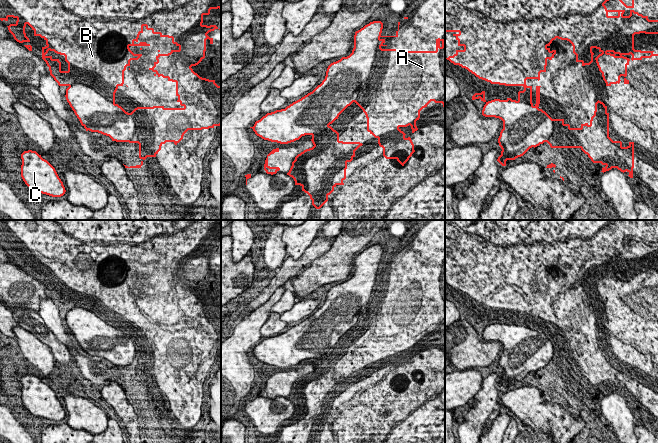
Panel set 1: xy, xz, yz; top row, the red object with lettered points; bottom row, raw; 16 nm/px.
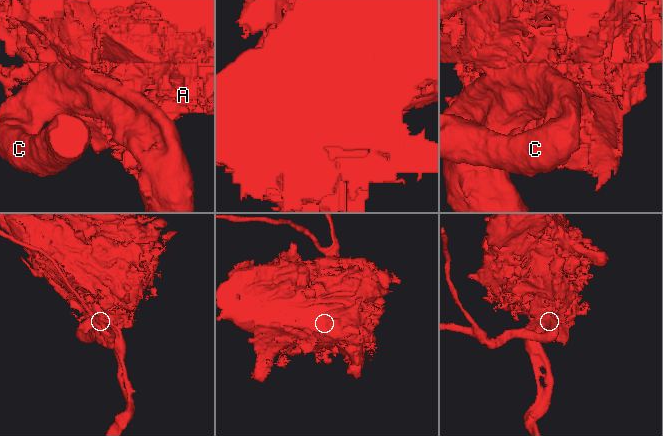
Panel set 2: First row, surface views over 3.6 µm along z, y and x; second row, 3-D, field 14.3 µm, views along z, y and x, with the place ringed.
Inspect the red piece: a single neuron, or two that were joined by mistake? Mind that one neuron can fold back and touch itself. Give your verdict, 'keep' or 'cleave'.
cleave

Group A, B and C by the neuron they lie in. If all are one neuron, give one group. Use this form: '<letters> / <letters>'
A B / C

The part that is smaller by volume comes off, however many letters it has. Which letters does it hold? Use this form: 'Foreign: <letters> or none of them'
Foreign: C

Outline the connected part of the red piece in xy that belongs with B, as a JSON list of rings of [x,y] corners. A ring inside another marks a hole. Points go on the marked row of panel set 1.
[[[0,0],[0,20],[8,21],[9,17],[16,18],[15,24],[10,24],[9,32],[14,39],[19,42],[30,42],[26,36],[25,27],[28,24],[34,31],[34,36],[40,36],[46,41],[46,46],[42,47],[42,59],[49,67],[50,75],[59,86],[71,86],[79,83],[93,88],[107,100],[115,103],[115,93],[119,86],[124,84],[124,71],[130,66],[131,60],[138,60],[142,54],[134,54],[130,46],[150,46],[146,42],[138,42],[139,35],[143,33],[143,27],[151,30],[153,34],[160,37],[172,39],[172,43],[179,47],[178,50],[171,50],[168,54],[158,54],[154,66],[149,68],[155,74],[162,76],[168,81],[176,83],[177,102],[181,108],[165,108],[164,106],[137,107],[129,113],[127,120],[116,123],[118,128],[122,128],[124,136],[128,140],[116,140],[116,142],[129,142],[139,144],[140,165],[125,166],[125,168],[141,168],[143,161],[147,157],[156,157],[161,150],[161,146],[166,142],[173,142],[177,145],[188,130],[202,130],[214,128],[221,125],[221,86],[215,80],[200,77],[193,71],[192,66],[198,65],[205,58],[206,40],[213,44],[213,38],[207,34],[215,29],[216,25],[203,25],[203,16],[209,15],[211,9],[221,9],[221,0]],[[48,51],[64,55],[68,63],[68,70],[61,70],[59,59],[47,56]]]

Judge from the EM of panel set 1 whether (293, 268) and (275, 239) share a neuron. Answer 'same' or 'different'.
different

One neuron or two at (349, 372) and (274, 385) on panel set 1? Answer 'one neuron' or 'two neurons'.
two neurons

